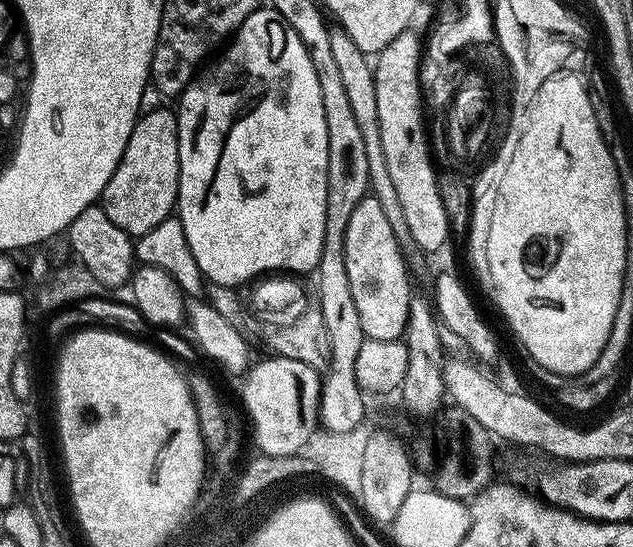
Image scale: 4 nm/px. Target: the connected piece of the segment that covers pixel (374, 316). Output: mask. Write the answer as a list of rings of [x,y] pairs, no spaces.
[[[368,194],[354,206],[350,214],[344,236],[344,258],[346,274],[349,275],[350,294],[353,295],[354,306],[357,307],[358,317],[361,319],[362,330],[367,339],[397,340],[405,335],[408,322],[408,307],[414,298],[408,290],[408,275],[410,269],[406,257],[398,243],[396,236],[390,230],[390,222],[384,213],[385,205]]]

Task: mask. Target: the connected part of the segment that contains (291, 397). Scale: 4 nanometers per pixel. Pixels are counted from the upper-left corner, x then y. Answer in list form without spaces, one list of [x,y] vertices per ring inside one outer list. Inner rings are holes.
[[[275,354],[269,355],[269,360],[260,360],[251,365],[242,376],[244,381],[244,408],[248,411],[248,420],[252,423],[252,436],[261,453],[270,456],[295,456],[298,452],[298,442],[308,439],[318,424],[320,415],[320,393],[322,376],[311,364],[286,358]]]

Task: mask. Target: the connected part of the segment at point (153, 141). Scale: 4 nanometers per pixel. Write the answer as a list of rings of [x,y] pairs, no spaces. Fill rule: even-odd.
[[[164,106],[155,108],[155,110],[150,114],[140,116],[139,119],[137,119],[136,125],[132,127],[132,133],[128,139],[126,150],[120,159],[120,165],[114,170],[114,174],[110,178],[110,182],[106,185],[102,193],[102,207],[104,213],[106,213],[110,218],[110,222],[114,222],[119,226],[119,228],[121,228],[122,231],[129,233],[136,238],[143,236],[144,233],[149,232],[149,230],[151,230],[154,226],[161,224],[163,220],[169,219],[171,212],[168,211],[170,211],[171,208],[173,211],[178,204],[178,189],[180,187],[180,140],[176,137],[176,112],[172,110],[167,112],[166,108],[167,107]]]

